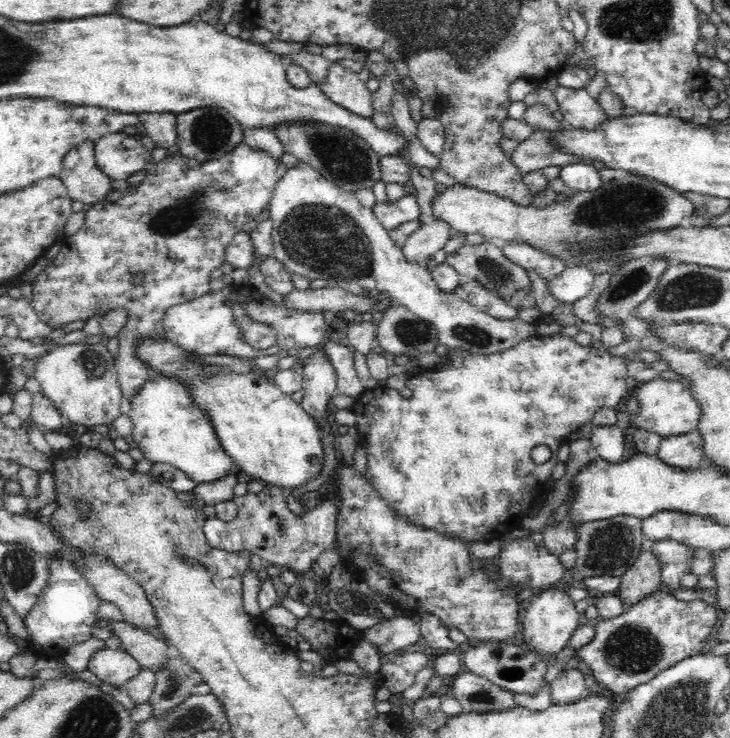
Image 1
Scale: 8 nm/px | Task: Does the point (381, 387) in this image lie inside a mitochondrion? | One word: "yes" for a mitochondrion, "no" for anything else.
no

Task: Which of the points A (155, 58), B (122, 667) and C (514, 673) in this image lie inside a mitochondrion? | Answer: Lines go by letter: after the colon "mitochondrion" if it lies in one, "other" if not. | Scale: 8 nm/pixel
A: other
B: other
C: mitochondrion

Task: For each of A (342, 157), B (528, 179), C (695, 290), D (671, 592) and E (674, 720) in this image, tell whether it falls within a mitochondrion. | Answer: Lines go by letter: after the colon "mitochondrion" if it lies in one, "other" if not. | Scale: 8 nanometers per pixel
A: mitochondrion
B: other
C: mitochondrion
D: other
E: mitochondrion

